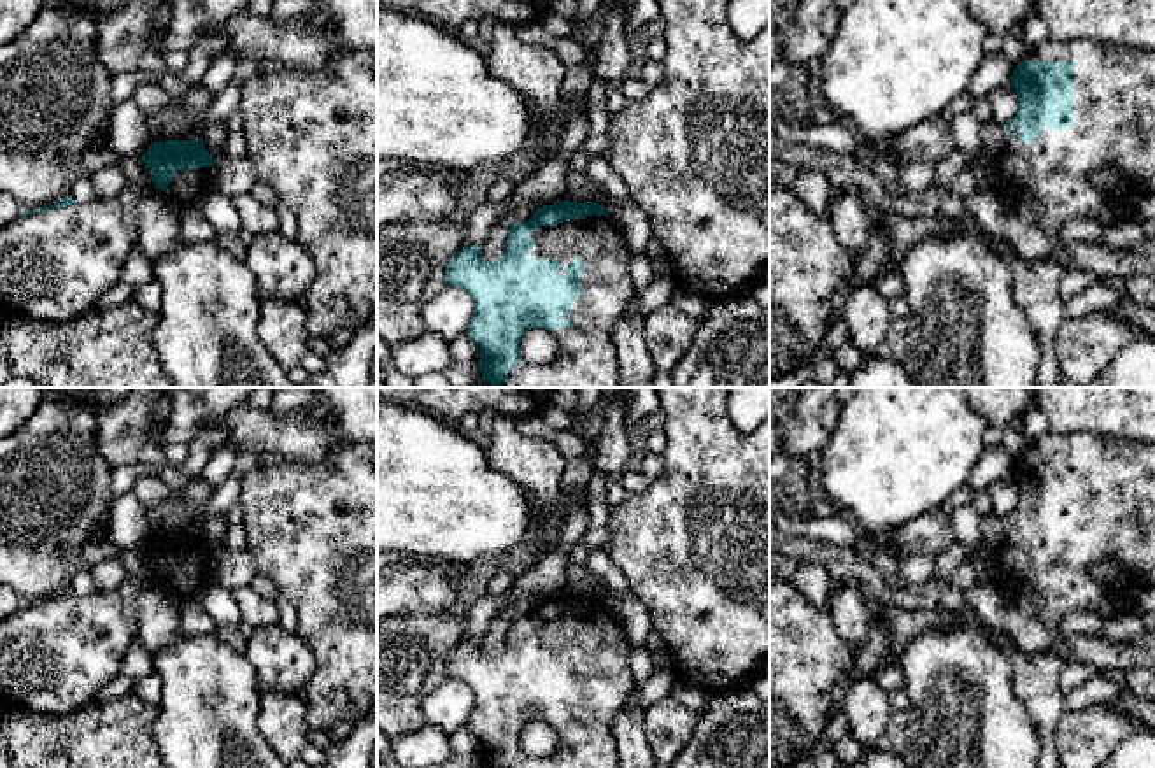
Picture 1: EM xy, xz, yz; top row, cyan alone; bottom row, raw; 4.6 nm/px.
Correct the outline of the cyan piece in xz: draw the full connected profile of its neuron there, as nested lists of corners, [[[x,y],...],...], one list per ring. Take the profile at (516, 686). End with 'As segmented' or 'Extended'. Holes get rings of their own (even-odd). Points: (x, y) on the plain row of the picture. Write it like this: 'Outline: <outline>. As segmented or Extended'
Outline: [[[570,593],[543,598],[528,614],[510,615],[505,644],[498,654],[485,654],[482,638],[463,640],[447,659],[447,677],[464,682],[475,693],[475,707],[466,726],[480,743],[482,768],[619,768],[613,719],[638,687],[629,652],[626,631],[605,600]],[[531,721],[545,721],[559,735],[559,747],[552,756],[540,759],[521,750],[519,733]]]. Extended

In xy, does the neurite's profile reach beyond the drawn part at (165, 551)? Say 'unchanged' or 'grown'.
grown

